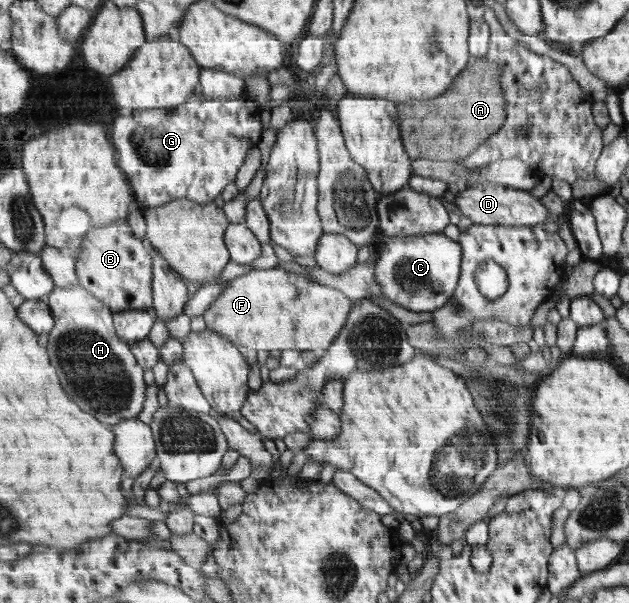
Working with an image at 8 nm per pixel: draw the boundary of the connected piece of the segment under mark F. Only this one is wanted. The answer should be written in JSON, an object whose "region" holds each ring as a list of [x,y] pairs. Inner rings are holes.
{"region":[[[282,268],[252,269],[244,275],[232,279],[228,288],[220,294],[204,314],[207,328],[226,336],[234,345],[253,348],[254,350],[298,350],[322,352],[335,344],[338,334],[346,326],[350,311],[354,306],[353,300],[336,287],[322,285],[296,272]]]}

